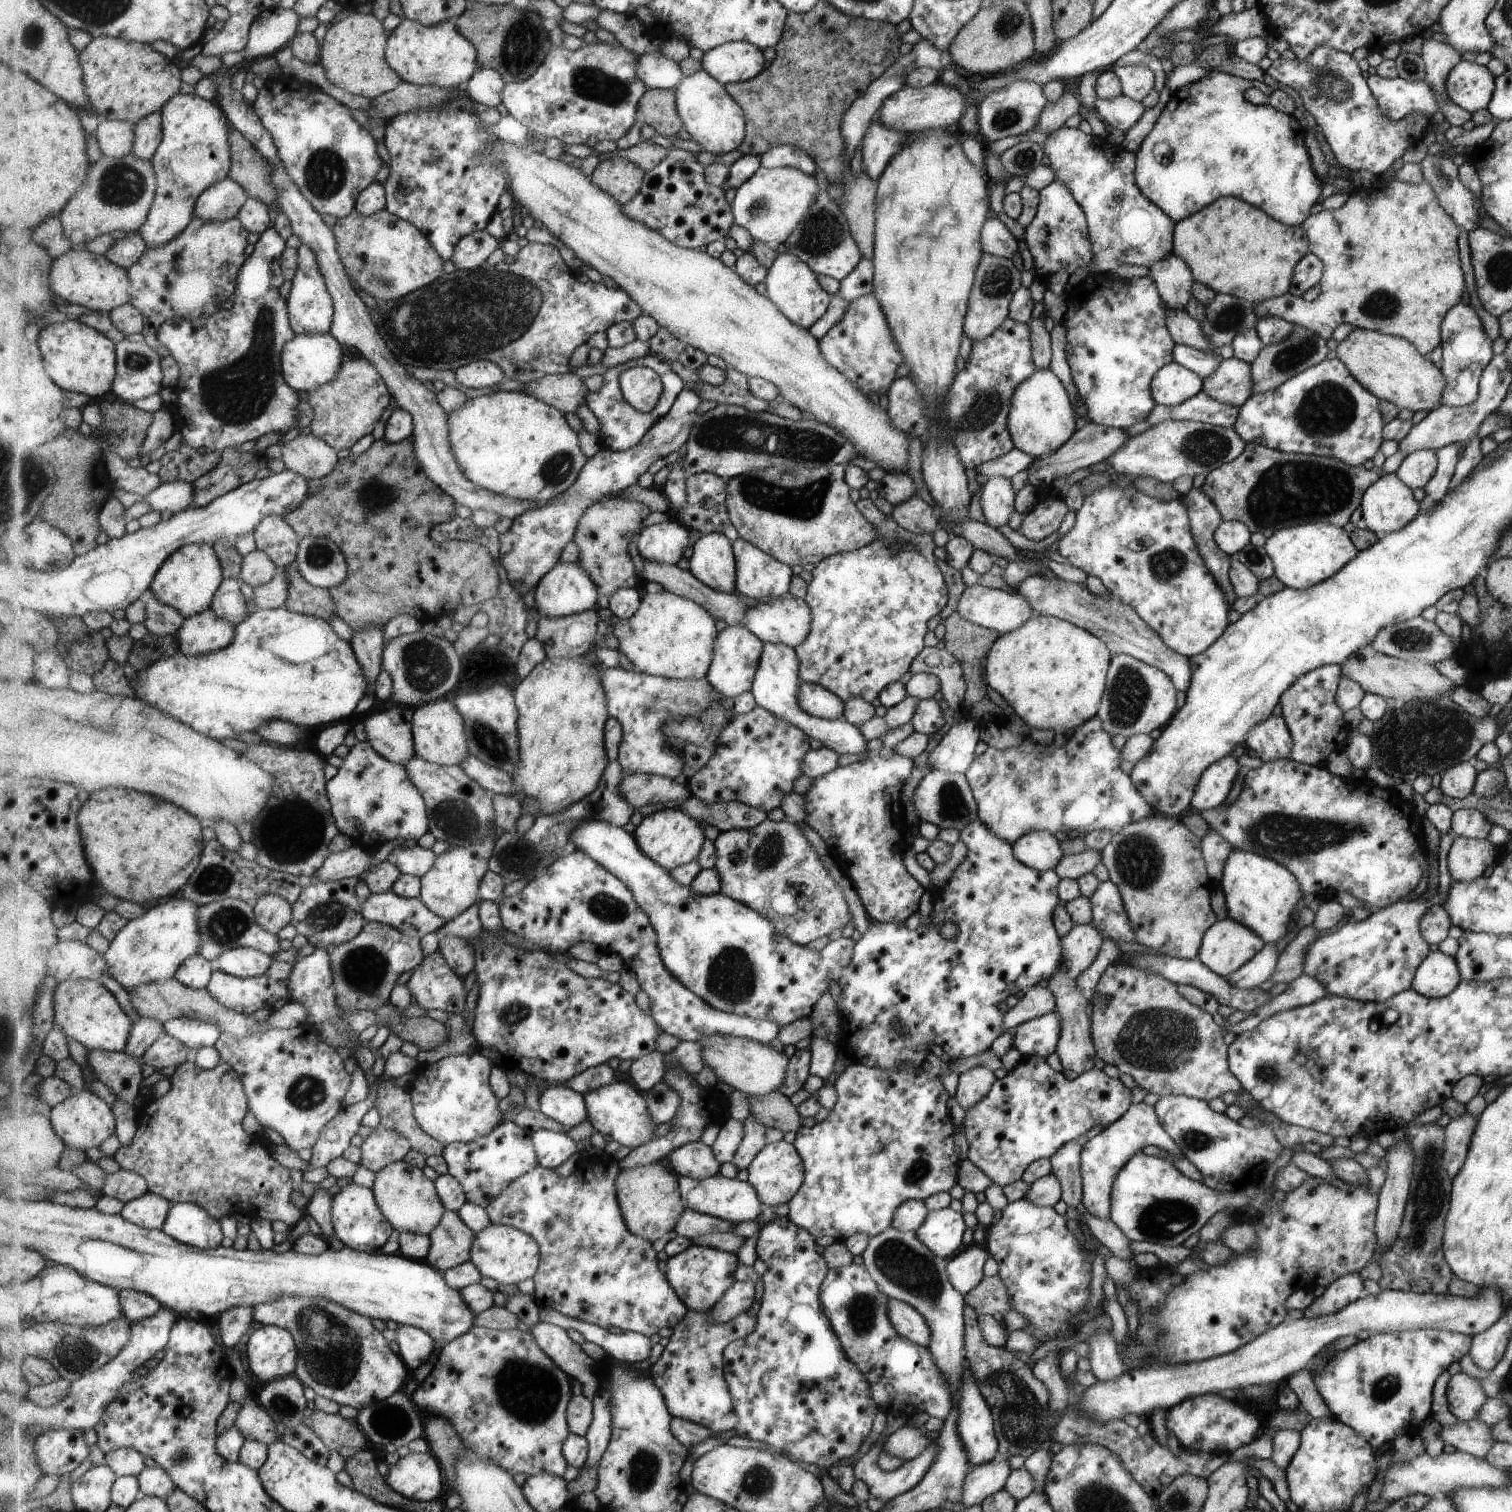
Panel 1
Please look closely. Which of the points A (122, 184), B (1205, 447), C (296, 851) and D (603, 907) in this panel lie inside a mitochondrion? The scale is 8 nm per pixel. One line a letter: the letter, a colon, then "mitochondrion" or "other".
A: mitochondrion
B: mitochondrion
C: other
D: mitochondrion

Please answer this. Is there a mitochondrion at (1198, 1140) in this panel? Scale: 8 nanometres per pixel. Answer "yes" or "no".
yes

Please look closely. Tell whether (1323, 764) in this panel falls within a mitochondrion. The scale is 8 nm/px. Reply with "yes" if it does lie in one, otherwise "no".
no

